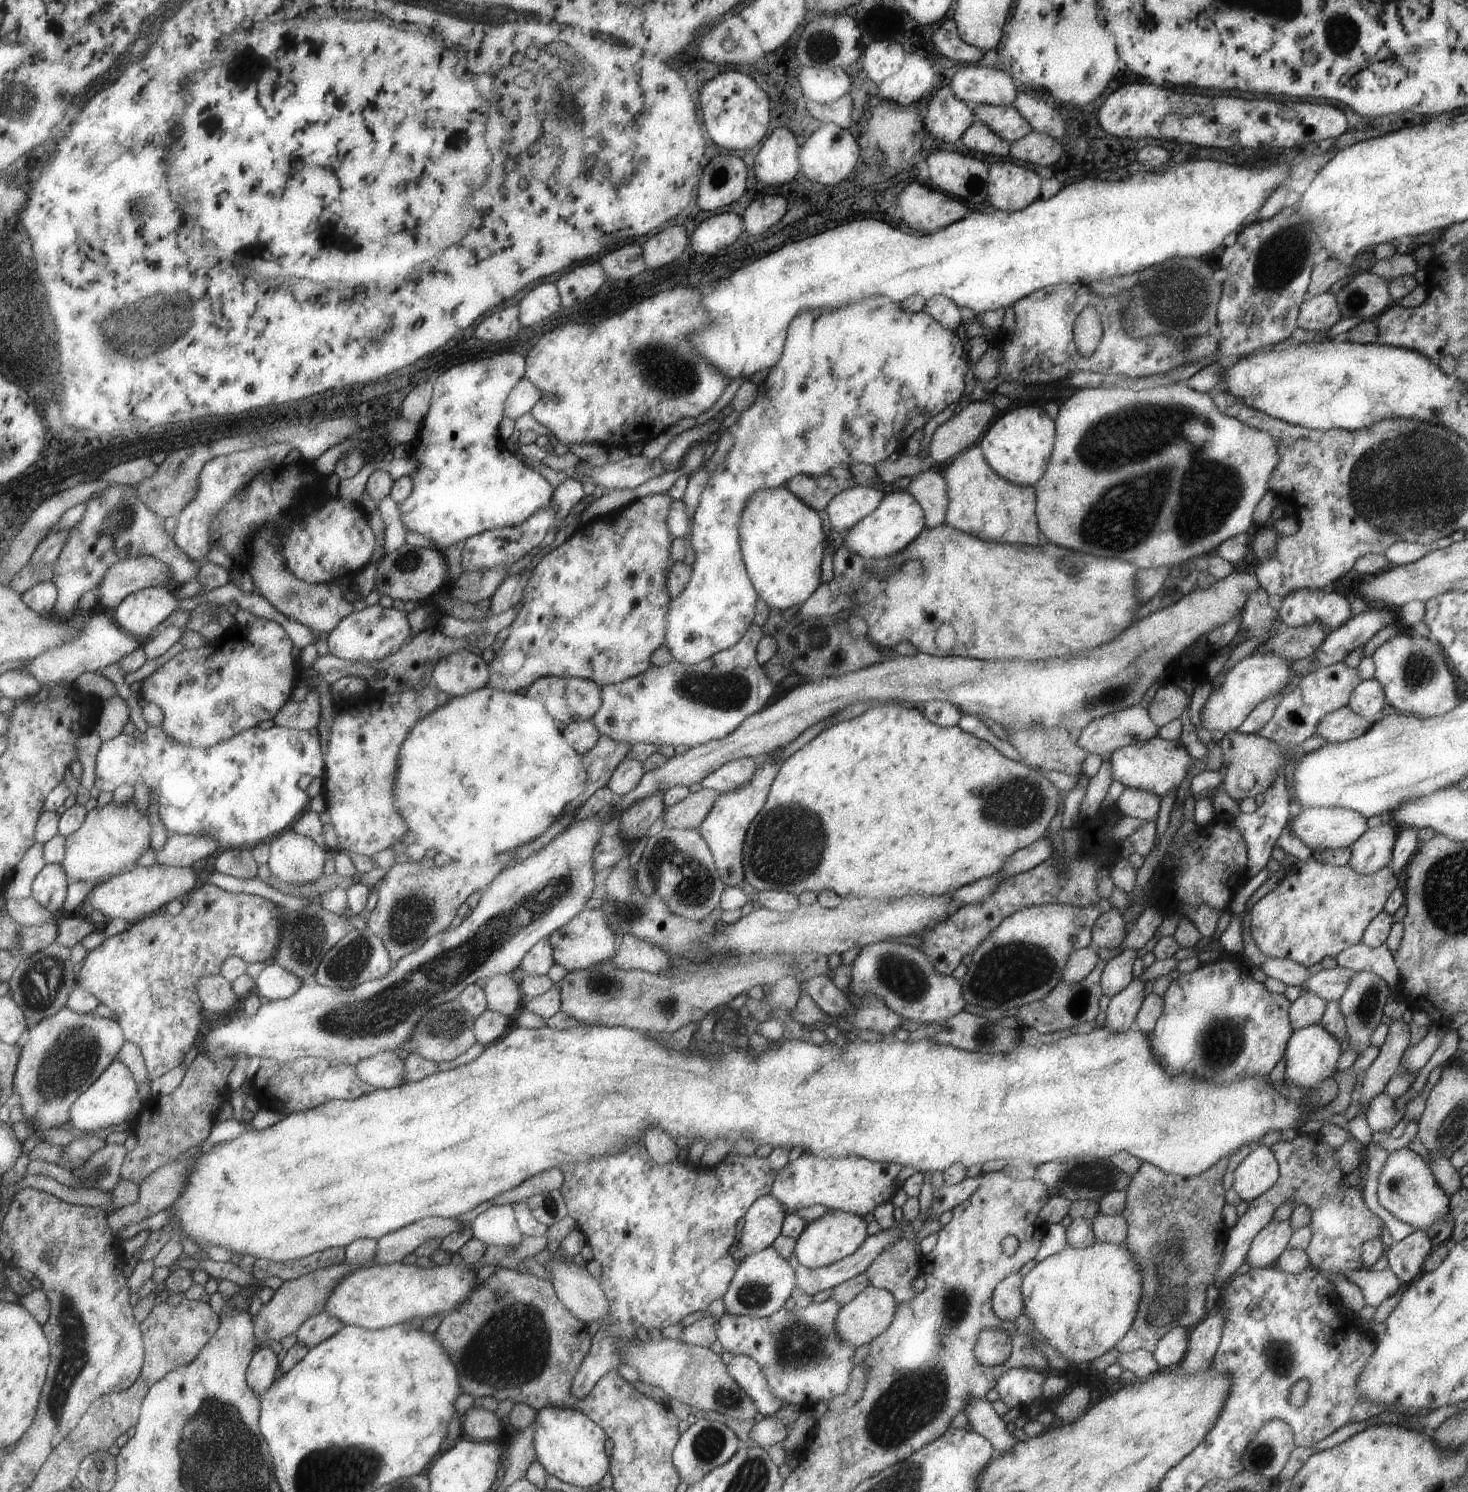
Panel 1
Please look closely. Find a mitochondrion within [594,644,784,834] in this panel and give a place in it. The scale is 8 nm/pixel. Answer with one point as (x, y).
(727, 691)

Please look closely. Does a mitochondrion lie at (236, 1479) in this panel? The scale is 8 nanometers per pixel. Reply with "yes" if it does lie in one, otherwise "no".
yes

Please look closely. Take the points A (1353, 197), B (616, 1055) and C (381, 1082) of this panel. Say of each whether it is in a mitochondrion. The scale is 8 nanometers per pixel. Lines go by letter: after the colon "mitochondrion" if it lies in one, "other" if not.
A: other
B: other
C: other

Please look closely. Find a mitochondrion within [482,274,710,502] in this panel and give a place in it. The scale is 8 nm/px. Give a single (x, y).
(661, 370)

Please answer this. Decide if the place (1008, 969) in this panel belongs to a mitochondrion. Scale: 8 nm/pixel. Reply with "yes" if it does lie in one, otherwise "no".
yes

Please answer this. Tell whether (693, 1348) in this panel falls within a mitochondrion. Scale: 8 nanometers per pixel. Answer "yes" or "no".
no

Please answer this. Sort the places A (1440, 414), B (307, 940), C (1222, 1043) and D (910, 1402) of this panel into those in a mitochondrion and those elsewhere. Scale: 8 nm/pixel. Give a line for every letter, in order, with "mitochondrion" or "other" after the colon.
A: mitochondrion
B: mitochondrion
C: mitochondrion
D: mitochondrion

